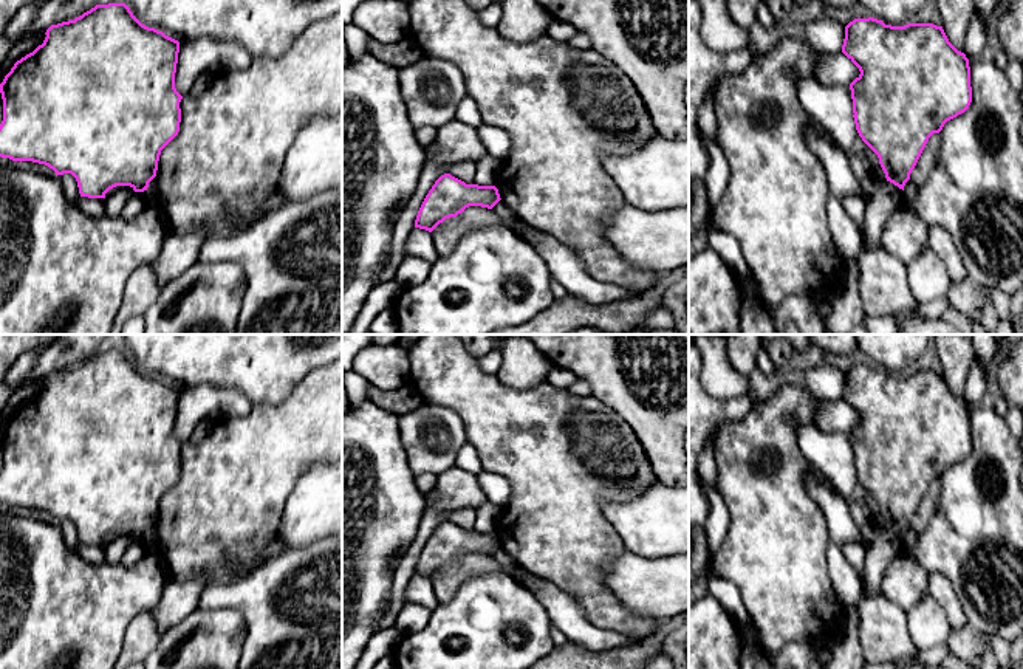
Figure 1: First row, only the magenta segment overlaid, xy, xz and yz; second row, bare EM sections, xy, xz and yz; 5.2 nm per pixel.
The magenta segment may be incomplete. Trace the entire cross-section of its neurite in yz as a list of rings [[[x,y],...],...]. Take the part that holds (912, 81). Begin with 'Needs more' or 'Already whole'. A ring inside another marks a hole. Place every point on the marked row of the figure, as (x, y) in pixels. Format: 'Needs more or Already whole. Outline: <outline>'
Already whole. Outline: [[[873,17],[845,26],[842,53],[860,71],[850,84],[856,130],[878,155],[887,181],[904,190],[929,138],[972,102],[969,59],[949,42],[943,26],[891,26]]]

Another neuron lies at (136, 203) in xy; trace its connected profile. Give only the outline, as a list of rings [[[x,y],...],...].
[[[135,192],[127,203],[122,206],[121,215],[130,220],[139,215],[147,206],[147,200],[142,192]]]

